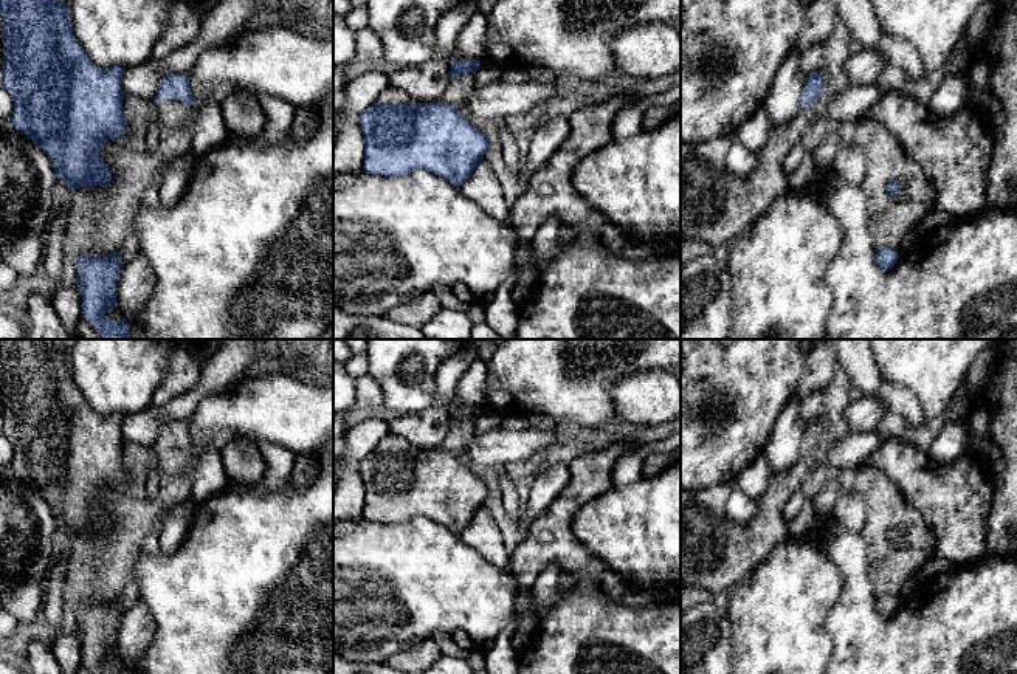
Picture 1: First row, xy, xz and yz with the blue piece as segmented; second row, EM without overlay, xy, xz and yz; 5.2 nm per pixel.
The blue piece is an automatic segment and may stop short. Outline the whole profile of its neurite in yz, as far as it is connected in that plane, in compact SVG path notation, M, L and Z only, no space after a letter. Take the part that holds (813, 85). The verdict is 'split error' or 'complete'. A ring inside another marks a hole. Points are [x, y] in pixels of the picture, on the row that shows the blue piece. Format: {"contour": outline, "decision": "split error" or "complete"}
{"contour": "M814 71L805 82L802 108L788 124L775 126L767 143L757 152L757 166L747 177L735 175L726 163L735 133L705 143L681 141L681 239L698 239L710 248L733 242L752 228L774 198L789 189L783 160L817 118L822 87L823 74Z", "decision": "split error"}

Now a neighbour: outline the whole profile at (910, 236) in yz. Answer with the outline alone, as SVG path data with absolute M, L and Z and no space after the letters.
M919 225L910 228L910 229L904 234L904 237L902 237L902 240L901 240L901 243L899 243L899 246L898 246L898 249L896 249L895 253L896 253L898 256L907 253L907 251L915 245L915 240L918 239L918 236L919 236Z

